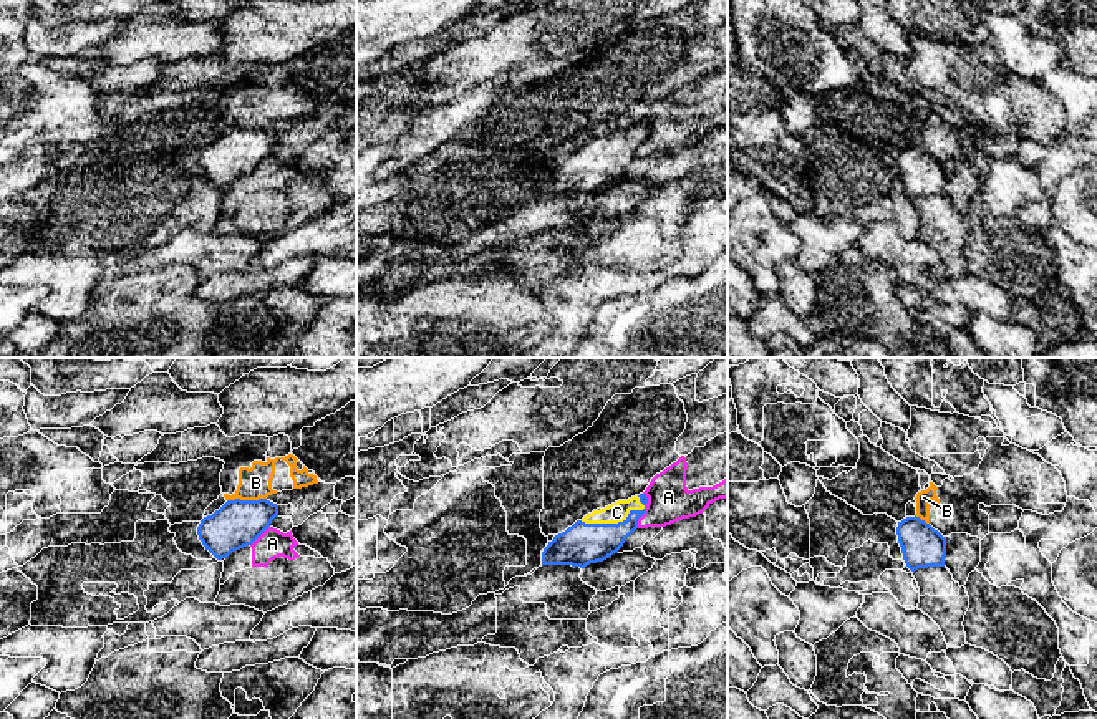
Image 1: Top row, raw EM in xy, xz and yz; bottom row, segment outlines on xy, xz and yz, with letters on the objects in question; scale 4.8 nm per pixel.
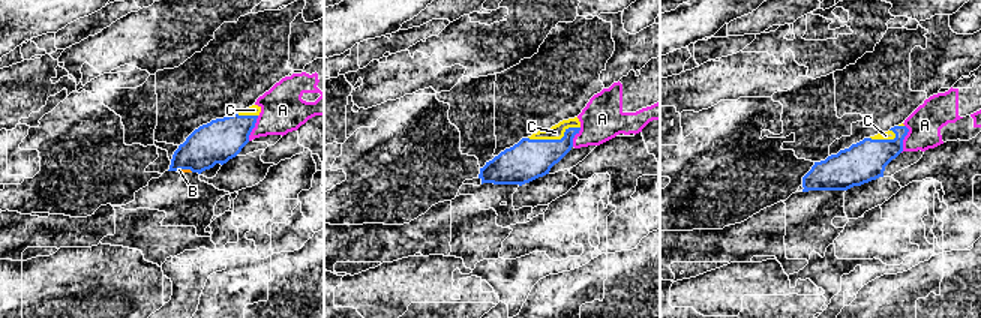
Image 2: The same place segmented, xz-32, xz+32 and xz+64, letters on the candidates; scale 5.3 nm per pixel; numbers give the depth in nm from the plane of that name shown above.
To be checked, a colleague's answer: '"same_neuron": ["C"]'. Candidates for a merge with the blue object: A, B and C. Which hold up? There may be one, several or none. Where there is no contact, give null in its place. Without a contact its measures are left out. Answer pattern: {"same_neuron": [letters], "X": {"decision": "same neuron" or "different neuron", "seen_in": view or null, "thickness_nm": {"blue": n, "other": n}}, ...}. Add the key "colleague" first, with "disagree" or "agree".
{"colleague": "agree", "same_neuron": ["C"], "A": {"decision": "different neuron", "seen_in": "xz", "thickness_nm": {"blue": 170, "other": 200}}, "B": {"decision": "different neuron", "seen_in": "xy", "thickness_nm": {"blue": 220, "other": 160}}, "C": {"decision": "same neuron", "seen_in": "xz", "thickness_nm": {"blue": 200, "other": 100}}}

